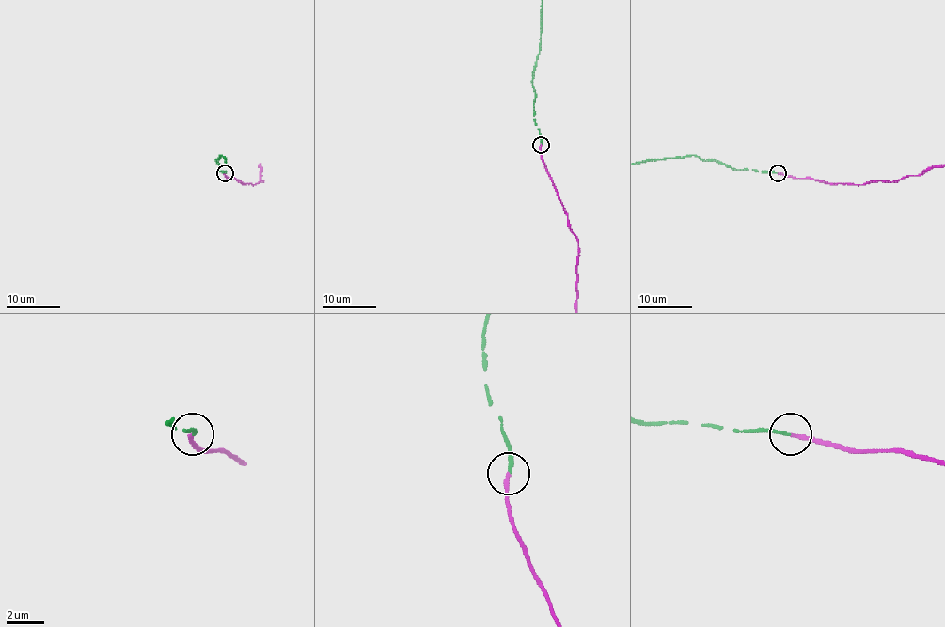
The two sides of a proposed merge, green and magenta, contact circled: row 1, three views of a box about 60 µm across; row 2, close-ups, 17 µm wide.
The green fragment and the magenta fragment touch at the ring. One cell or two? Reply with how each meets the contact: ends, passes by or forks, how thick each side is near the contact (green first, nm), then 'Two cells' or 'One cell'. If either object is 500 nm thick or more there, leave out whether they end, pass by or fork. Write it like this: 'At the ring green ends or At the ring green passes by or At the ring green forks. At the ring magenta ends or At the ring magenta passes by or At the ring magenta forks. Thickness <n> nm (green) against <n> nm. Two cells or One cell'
At the ring green ends. At the ring magenta ends. Thickness 170 nm (green) against 180 nm. One cell

